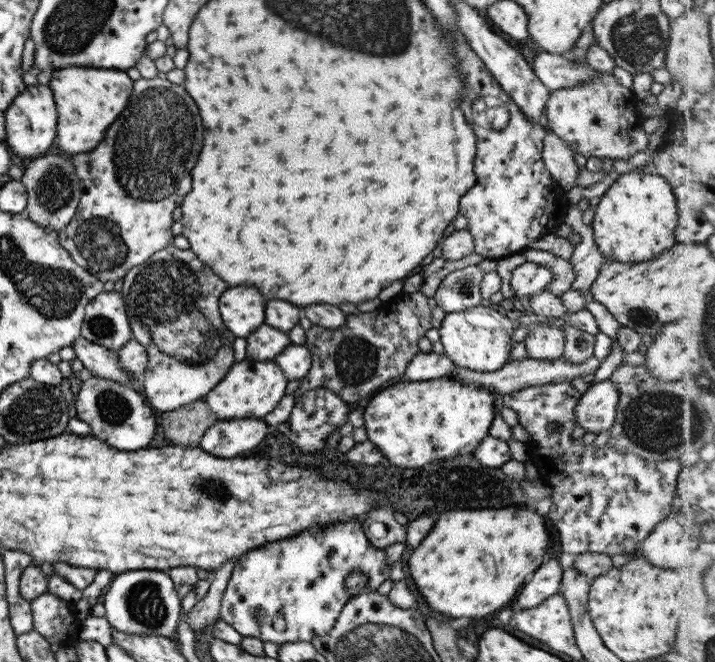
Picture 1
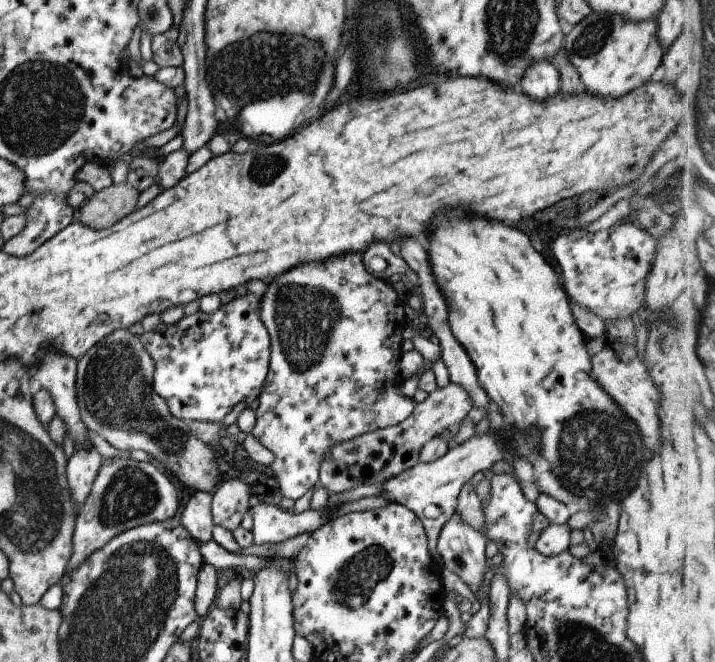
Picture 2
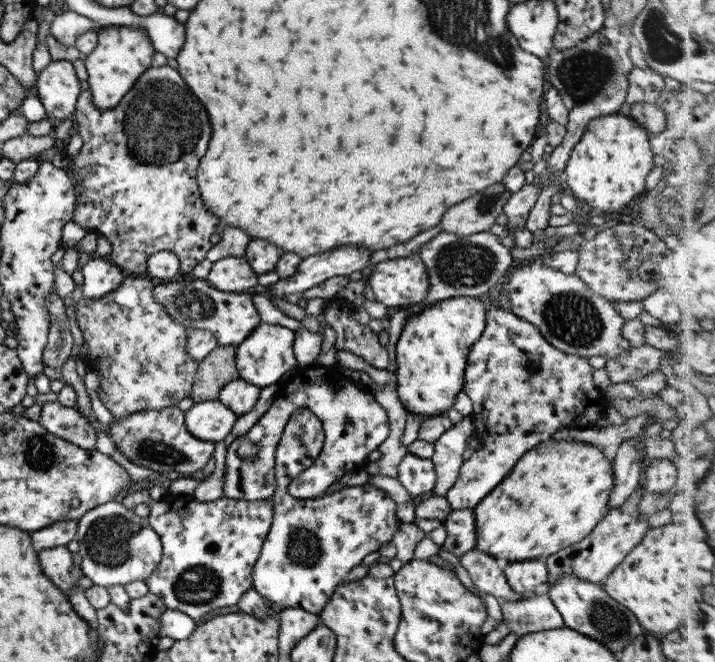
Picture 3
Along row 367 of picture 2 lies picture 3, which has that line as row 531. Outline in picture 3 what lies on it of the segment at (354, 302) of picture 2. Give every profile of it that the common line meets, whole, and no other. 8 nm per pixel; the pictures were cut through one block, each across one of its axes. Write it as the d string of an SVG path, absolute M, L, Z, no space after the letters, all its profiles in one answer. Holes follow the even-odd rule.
M300 408L286 423L275 452L275 490L272 496L274 516L261 554L254 565L253 586L272 607L280 610L300 608L312 614L321 613L338 584L350 574L350 570L361 564L366 556L379 552L382 546L392 542L402 523L396 515L397 506L392 496L368 482L364 485L344 487L317 499L300 500L288 492L290 481L310 467L320 455L324 441L322 421L308 408Z

